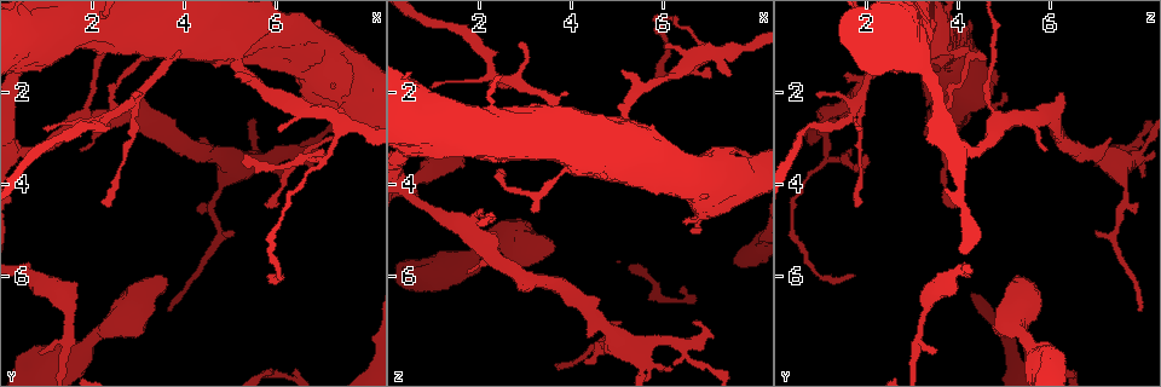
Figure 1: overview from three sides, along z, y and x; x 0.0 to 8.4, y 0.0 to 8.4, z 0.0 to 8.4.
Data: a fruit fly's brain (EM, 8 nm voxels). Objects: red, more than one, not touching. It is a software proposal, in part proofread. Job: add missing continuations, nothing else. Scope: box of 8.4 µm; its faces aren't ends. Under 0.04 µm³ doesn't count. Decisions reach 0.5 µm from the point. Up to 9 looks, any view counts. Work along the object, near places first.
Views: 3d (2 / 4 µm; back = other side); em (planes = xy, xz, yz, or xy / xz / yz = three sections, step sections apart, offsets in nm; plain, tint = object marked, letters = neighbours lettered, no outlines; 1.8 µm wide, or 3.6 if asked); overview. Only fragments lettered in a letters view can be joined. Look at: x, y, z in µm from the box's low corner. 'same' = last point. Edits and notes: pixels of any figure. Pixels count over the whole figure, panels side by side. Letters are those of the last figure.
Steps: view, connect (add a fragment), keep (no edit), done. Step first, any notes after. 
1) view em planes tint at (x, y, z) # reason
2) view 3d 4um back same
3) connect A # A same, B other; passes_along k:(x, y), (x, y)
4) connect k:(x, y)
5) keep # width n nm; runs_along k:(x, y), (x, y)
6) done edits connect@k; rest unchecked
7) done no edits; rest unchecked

view em planes letters at (5.75, 4.40, 3.95) # tapers out

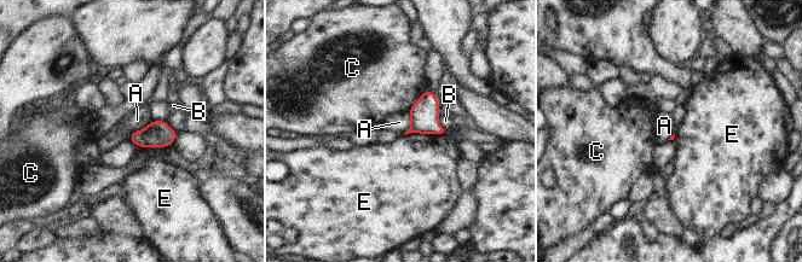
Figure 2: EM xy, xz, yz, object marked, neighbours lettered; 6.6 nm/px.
keep # A other, B other, C other, E other; border 2:(151, 120), (128, 137); none of them fits

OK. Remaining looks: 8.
view 3d 2um at (2.40, 2.40, 3.65) # branch stops here

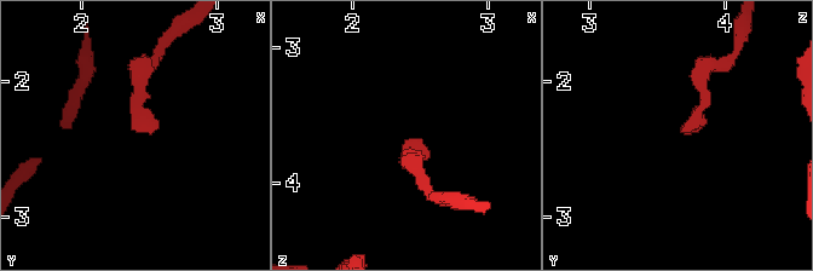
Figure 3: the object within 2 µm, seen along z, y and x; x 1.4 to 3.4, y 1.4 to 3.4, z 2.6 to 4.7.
view em yz step 8 letters at (2.42, 2.36, 3.66) # need the tissue

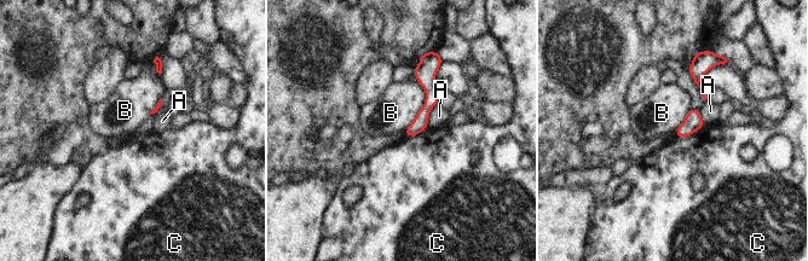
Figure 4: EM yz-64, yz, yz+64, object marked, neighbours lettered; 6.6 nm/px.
view em xz step 4 letters same

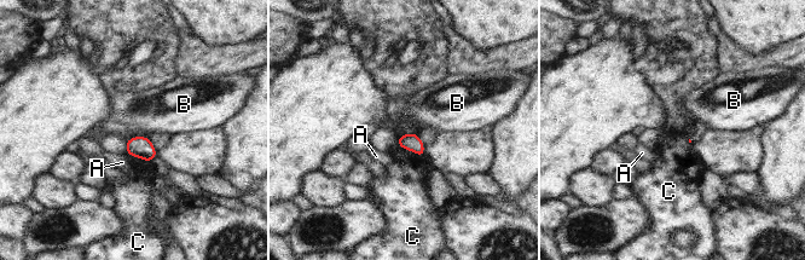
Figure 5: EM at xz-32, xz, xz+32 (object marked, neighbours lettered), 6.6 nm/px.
keep # A other, B other, C other; border 5:(149, 137), (133, 136), (126, 142); no lettered fragment goes on from it

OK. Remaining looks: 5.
view em xz step 16 plain at (2.20, 4.45, 1.80) # tapers out

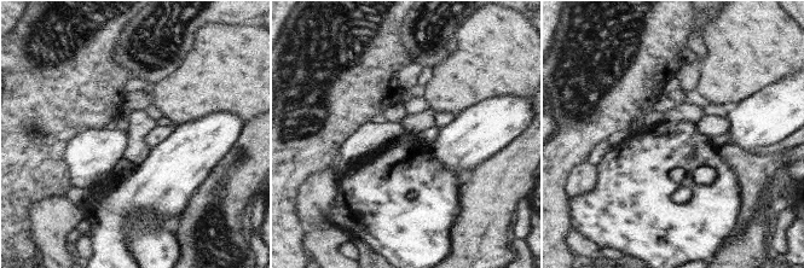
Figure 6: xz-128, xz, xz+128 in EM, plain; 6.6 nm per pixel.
view em xz step 16 letters same

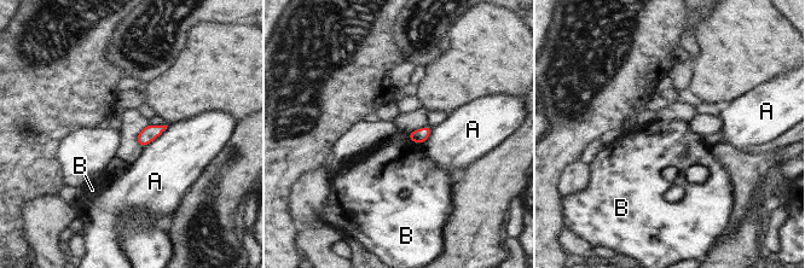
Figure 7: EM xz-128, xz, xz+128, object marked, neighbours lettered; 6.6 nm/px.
keep # width 80 nm; A other, B other; border 7:(407, 133), (407, 137), (420, 145); no lettered fragment goes on from it

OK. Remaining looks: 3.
view em planes plain at (0.90, 7.65, 3.50) # an open end

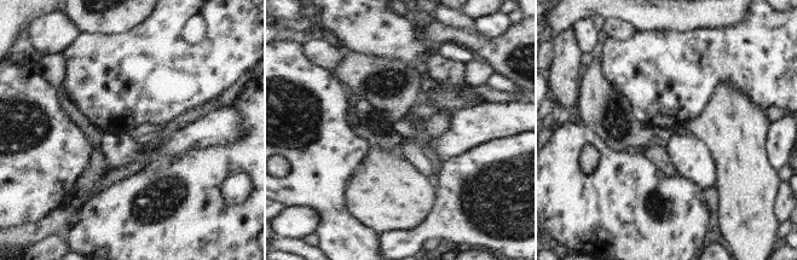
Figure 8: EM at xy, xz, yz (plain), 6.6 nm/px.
view em planes letters same

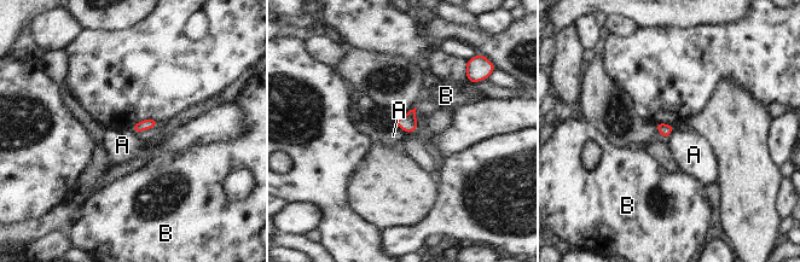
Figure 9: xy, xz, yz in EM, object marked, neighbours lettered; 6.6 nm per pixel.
keep # longest_contact A 130 nm; A other, B other; border 9:(393, 122), (407, 133); none of them fits

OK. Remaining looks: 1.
done no edits; rest unchecked

